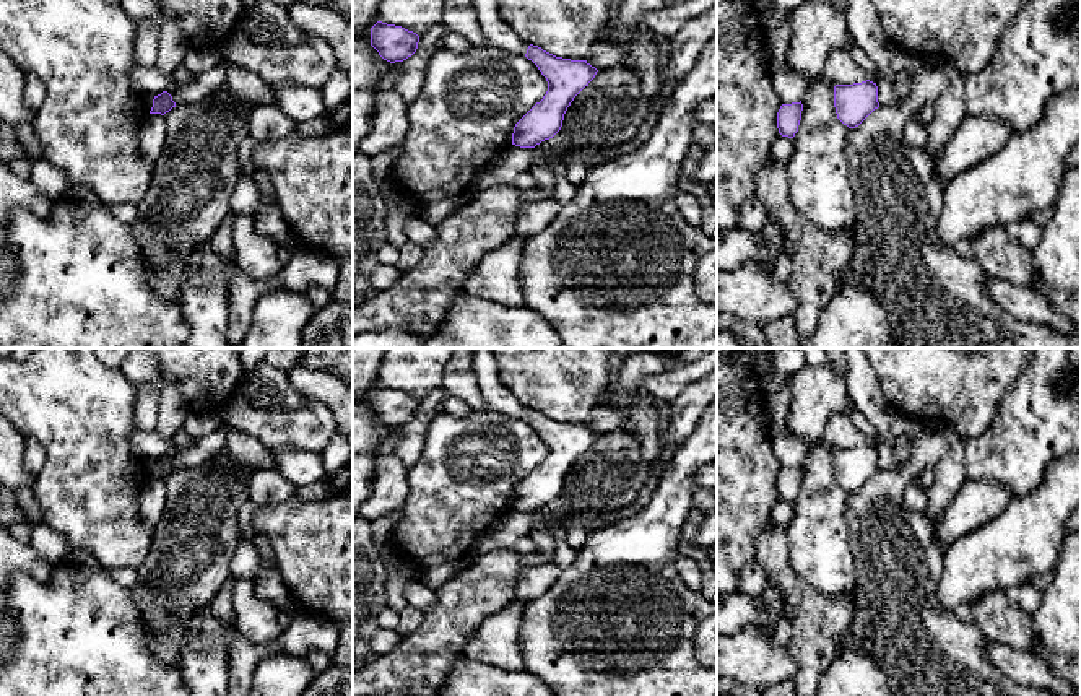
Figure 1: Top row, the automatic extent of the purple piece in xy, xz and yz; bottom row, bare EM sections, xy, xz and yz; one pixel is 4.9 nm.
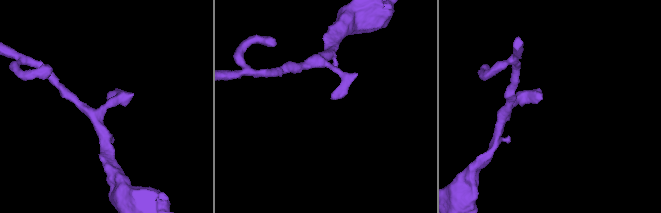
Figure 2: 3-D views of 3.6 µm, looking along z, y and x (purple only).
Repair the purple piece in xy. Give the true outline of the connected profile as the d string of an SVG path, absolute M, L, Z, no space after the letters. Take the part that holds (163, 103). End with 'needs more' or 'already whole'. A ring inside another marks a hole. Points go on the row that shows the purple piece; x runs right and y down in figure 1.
M163 91L161 94L154 96L153 107L151 107L150 114L164 115L172 107L176 107L176 102L172 101L172 96L167 91Z; already whole

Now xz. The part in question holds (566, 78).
M530 44L525 57L548 81L548 91L514 127L512 145L535 148L553 138L562 127L564 114L574 98L595 78L597 68L587 60L556 57Z; already whole

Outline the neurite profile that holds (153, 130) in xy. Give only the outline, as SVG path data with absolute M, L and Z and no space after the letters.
M146 114L140 130L140 154L146 163L154 163L166 140L166 120L161 114Z

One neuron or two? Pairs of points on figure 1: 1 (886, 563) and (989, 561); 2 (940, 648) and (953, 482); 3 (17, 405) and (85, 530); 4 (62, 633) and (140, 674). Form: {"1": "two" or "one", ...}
{"1": "two", "2": "two", "3": "one", "4": "one"}

